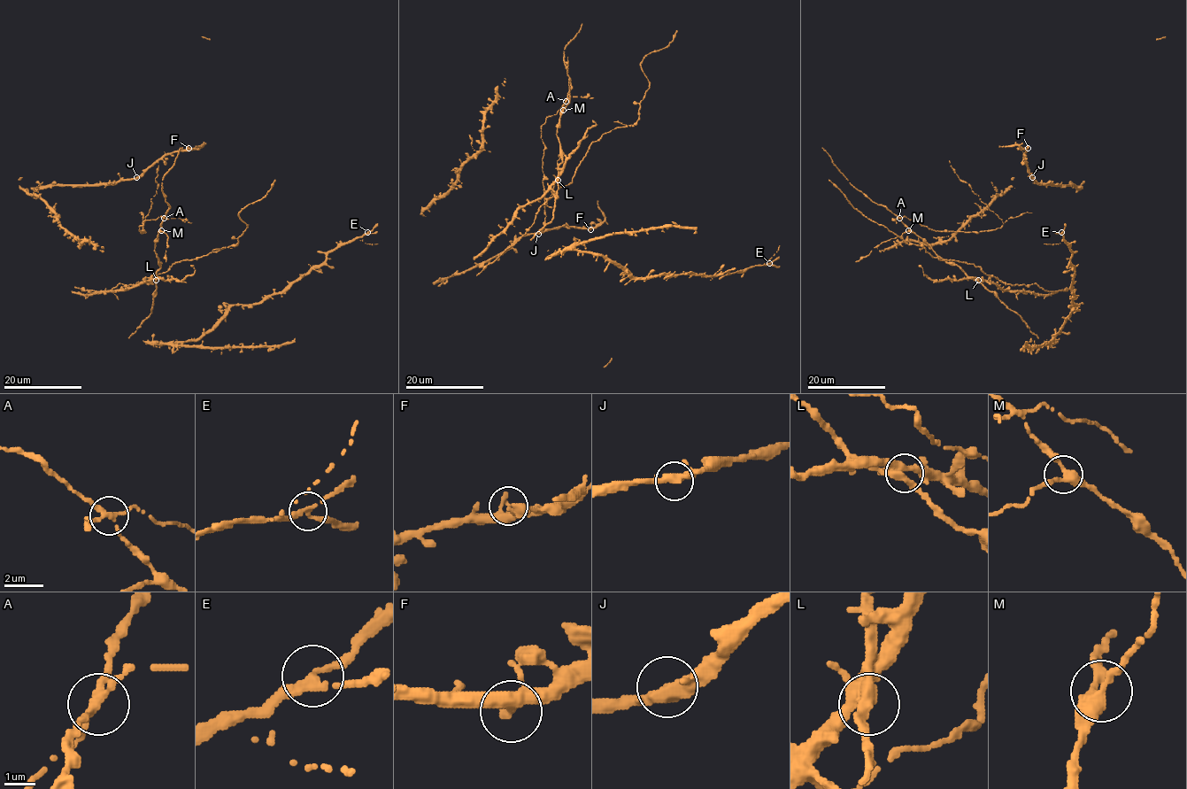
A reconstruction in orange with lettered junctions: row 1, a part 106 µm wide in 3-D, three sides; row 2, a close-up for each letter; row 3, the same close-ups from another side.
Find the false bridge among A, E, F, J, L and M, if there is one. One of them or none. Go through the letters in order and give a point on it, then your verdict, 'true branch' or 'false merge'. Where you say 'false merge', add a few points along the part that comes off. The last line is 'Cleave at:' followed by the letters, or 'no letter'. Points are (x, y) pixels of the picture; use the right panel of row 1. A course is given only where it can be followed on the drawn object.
A: at (899, 218); false merge; foreign part runs (899, 218), (905, 216), (936, 231), (977, 233), (1003, 225), (1002, 220), (959, 179), (949, 160)
E: at (1061, 232); true branch
F: at (1028, 148); true branch
J: at (1032, 177); true branch
L: at (978, 280); true branch
M: at (908, 230); true branch
Cleave at: A

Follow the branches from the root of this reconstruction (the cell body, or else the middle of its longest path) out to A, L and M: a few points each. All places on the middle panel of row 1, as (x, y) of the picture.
A: (556, 135), (562, 105), (566, 101)
L: (556, 135), (562, 160), (558, 166), (558, 180)
M: (556, 135), (563, 110)

